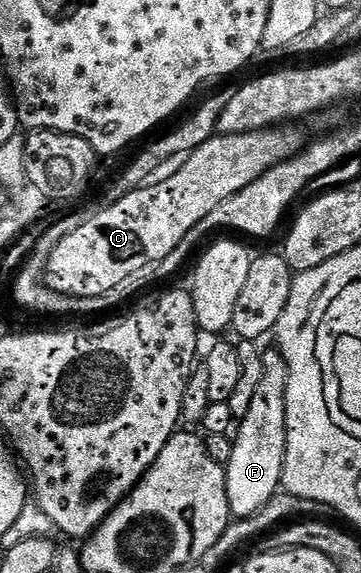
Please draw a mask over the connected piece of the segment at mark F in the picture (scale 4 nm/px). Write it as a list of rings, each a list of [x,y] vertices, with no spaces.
[[[277,348],[263,353],[263,374],[245,418],[240,419],[233,438],[233,456],[225,463],[227,495],[236,519],[253,516],[280,493],[285,464],[287,432],[288,364]]]

